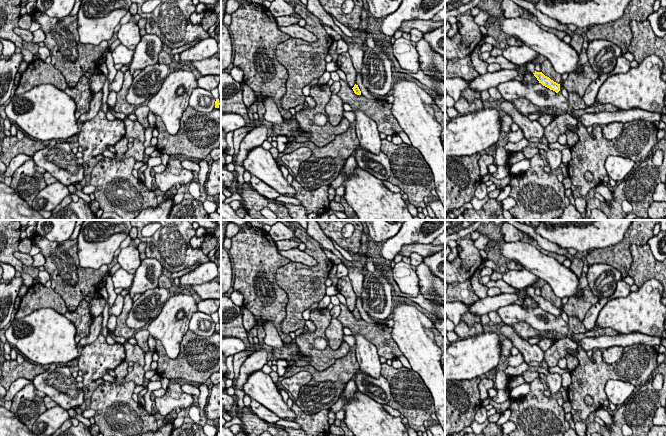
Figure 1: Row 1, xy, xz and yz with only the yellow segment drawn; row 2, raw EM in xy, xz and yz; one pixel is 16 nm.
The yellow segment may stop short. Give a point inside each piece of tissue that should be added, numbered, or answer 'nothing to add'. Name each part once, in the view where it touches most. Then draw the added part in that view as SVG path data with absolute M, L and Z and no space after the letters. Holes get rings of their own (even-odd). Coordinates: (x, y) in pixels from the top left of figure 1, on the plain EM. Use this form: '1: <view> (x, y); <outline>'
1: yz (530, 290); M532 285L532 286L527 286L525 289L522 290L525 291L527 295L535 297L535 289L536 289L535 285Z

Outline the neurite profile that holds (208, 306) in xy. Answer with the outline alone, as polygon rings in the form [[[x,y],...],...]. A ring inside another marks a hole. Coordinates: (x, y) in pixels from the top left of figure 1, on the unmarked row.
[[[205,299],[197,303],[198,311],[208,315],[217,312],[220,305],[221,300],[219,299]]]

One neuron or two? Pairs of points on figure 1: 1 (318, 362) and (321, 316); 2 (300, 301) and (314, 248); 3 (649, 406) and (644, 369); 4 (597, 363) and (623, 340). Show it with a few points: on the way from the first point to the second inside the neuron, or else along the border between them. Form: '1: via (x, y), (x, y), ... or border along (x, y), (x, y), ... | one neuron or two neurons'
1: via (310, 351), (310, 339), (321, 327) | one neuron
2: via (300, 288), (300, 285), (319, 266), (319, 261) | one neuron
3: border along (651, 376), (637, 389) | two neurons
4: border along (647, 344), (632, 344), (624, 347) | two neurons

